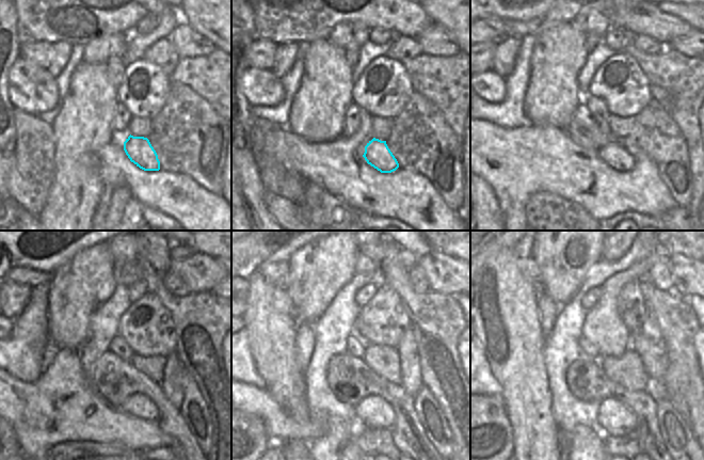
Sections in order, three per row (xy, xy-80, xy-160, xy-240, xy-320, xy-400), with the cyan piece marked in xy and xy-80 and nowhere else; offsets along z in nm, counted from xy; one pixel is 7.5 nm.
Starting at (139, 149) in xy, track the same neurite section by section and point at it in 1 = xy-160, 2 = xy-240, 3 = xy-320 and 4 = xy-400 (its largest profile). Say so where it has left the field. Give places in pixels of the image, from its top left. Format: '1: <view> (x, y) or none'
1: xy-160 (614, 155)
2: xy-240 (139, 405)
3: xy-320 (373, 412)
4: xy-400 (614, 418)

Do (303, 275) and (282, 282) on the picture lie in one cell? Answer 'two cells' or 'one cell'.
two cells

